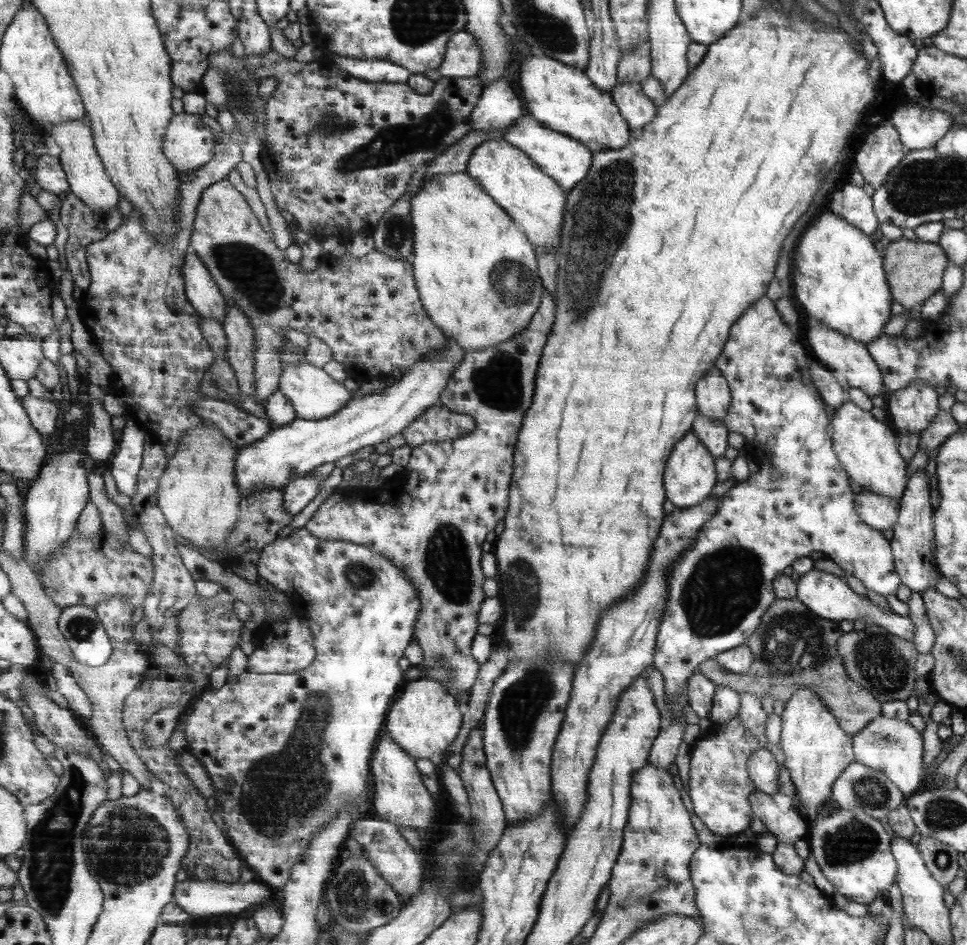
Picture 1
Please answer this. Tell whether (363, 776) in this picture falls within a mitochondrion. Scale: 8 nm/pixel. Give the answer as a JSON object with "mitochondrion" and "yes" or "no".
{"mitochondrion":"no"}

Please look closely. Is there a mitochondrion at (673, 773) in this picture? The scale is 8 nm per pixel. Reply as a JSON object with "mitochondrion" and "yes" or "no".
{"mitochondrion":"no"}

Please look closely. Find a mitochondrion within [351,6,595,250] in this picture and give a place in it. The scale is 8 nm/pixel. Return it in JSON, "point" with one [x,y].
{"point":[438,124]}

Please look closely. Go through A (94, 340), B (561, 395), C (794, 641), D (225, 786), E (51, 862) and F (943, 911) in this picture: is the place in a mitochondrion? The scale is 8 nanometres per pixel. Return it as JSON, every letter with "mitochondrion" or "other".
{"A":"other","B":"other","C":"mitochondrion","D":"mitochondrion","E":"mitochondrion","F":"other"}

